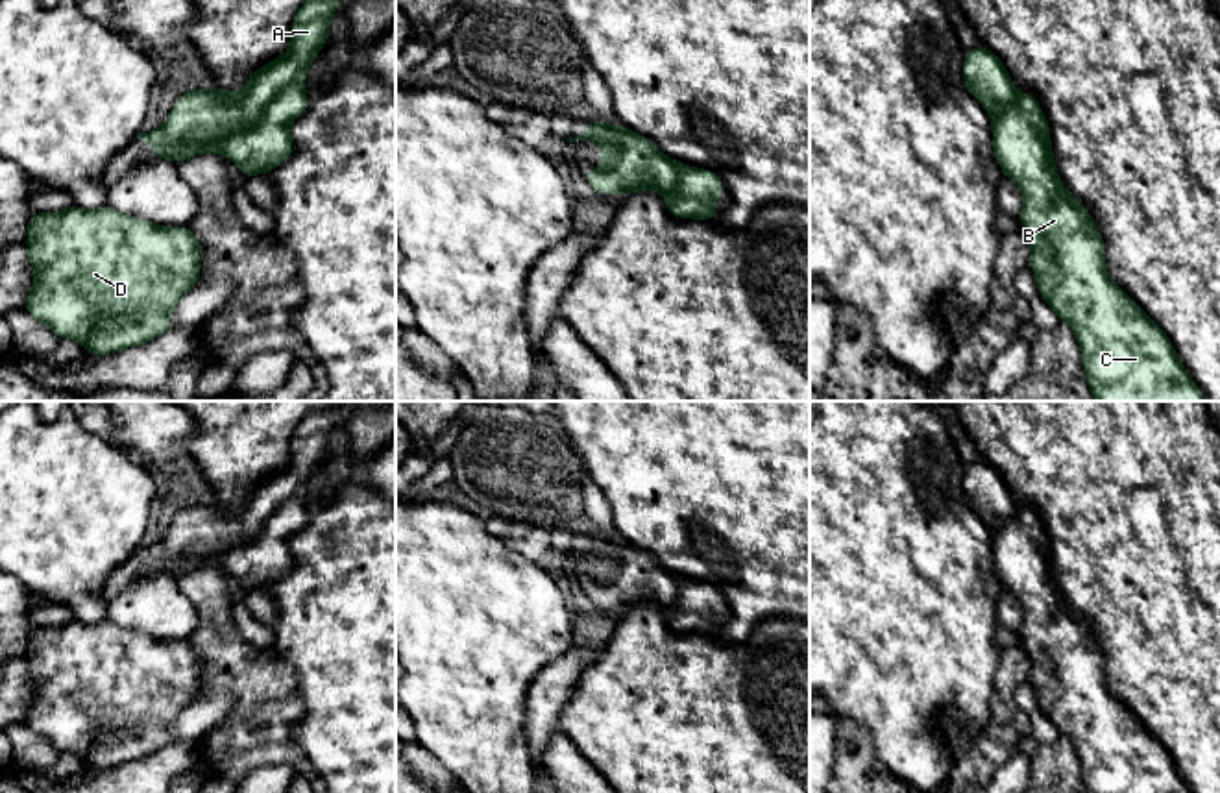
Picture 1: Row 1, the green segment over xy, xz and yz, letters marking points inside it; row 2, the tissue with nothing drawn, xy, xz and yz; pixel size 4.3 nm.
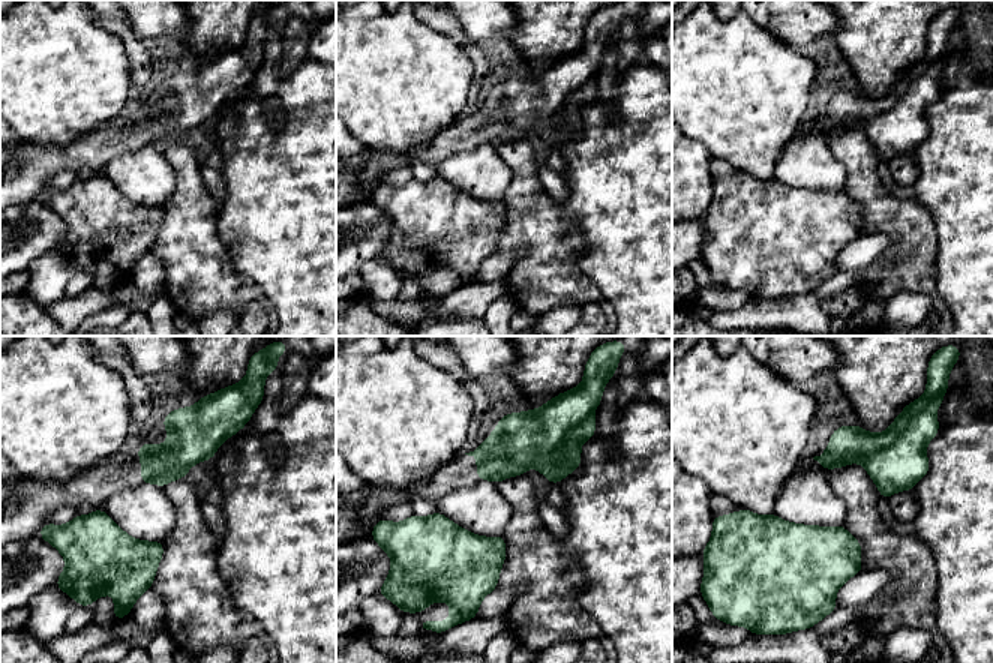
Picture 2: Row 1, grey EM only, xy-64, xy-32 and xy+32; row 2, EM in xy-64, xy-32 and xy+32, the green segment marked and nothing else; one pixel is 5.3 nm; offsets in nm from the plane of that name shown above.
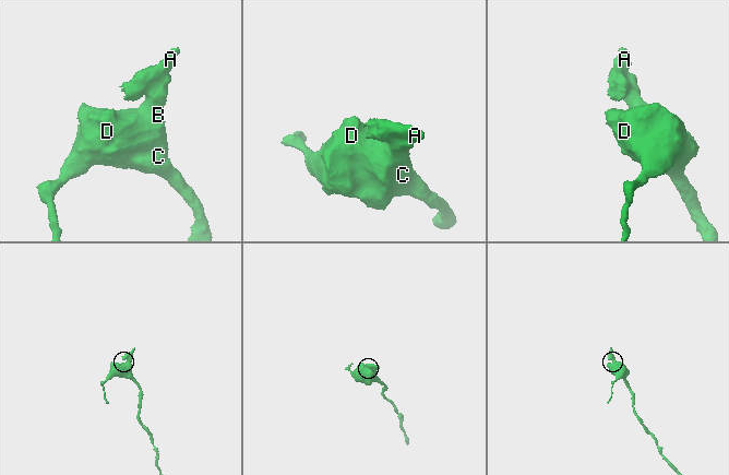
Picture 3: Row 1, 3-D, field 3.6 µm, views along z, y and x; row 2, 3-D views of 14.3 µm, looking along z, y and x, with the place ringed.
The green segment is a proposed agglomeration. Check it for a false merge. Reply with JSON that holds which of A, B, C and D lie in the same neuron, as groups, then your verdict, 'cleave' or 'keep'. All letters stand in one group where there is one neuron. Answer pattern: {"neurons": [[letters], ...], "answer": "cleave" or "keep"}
{"neurons": [["A"], ["B", "C", "D"]], "answer": "cleave"}

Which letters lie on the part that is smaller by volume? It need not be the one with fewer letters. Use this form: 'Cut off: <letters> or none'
Cut off: A

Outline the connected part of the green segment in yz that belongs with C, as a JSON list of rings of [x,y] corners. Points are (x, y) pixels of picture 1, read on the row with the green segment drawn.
[[[1030,92],[1017,96],[991,115],[993,152],[1000,170],[1024,196],[1022,235],[1031,250],[1030,270],[1037,277],[1039,296],[1067,322],[1081,346],[1081,364],[1096,401],[1203,401],[1202,390],[1179,362],[1166,333],[1107,275],[1104,238],[1089,211],[1068,192],[1055,172],[1048,120]]]

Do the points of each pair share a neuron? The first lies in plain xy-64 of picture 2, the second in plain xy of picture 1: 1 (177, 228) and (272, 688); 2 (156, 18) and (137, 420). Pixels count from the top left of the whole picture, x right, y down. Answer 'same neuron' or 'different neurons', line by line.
1: same neuron
2: same neuron

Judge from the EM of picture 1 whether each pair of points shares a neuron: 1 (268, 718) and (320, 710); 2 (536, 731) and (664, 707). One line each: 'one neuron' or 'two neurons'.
1: two neurons
2: two neurons

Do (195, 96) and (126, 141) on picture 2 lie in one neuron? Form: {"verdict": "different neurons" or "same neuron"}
{"verdict": "same neuron"}

